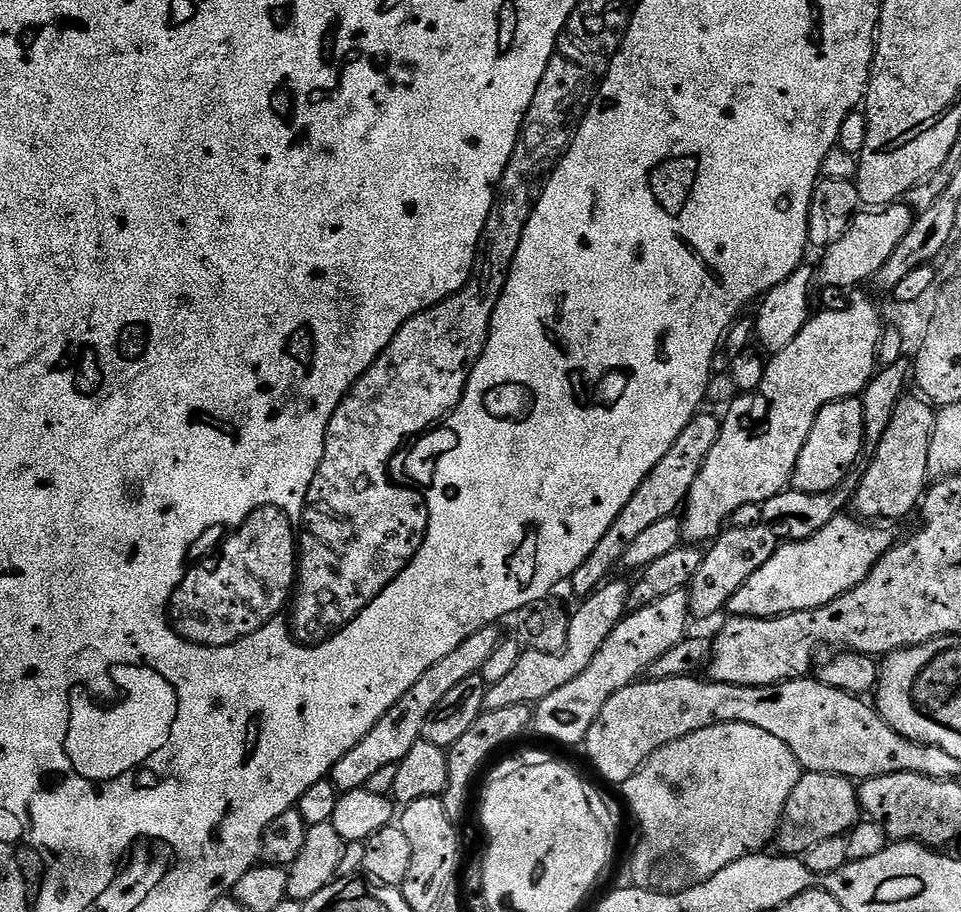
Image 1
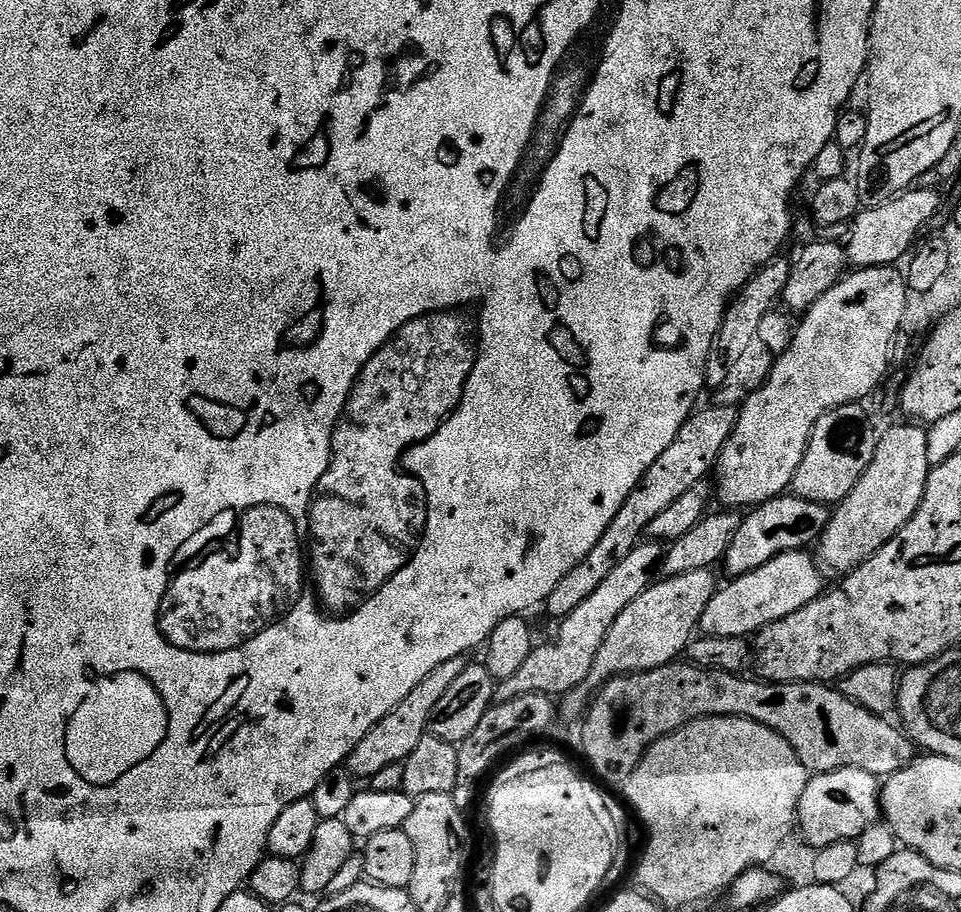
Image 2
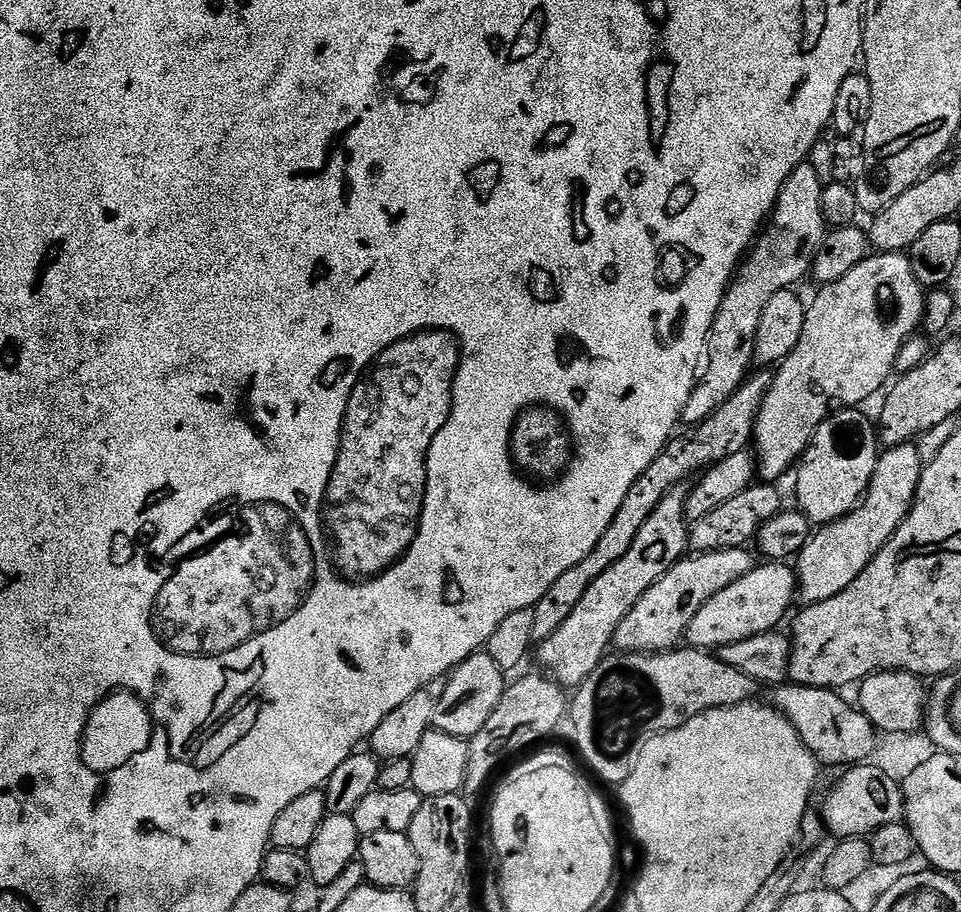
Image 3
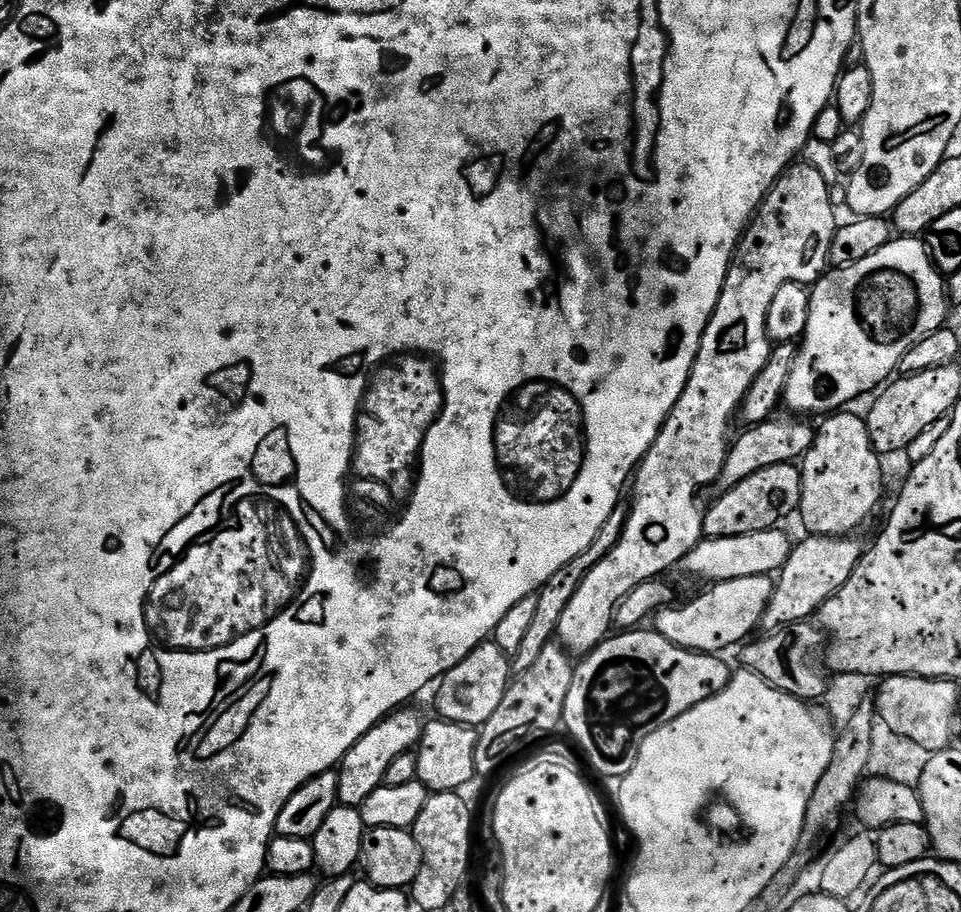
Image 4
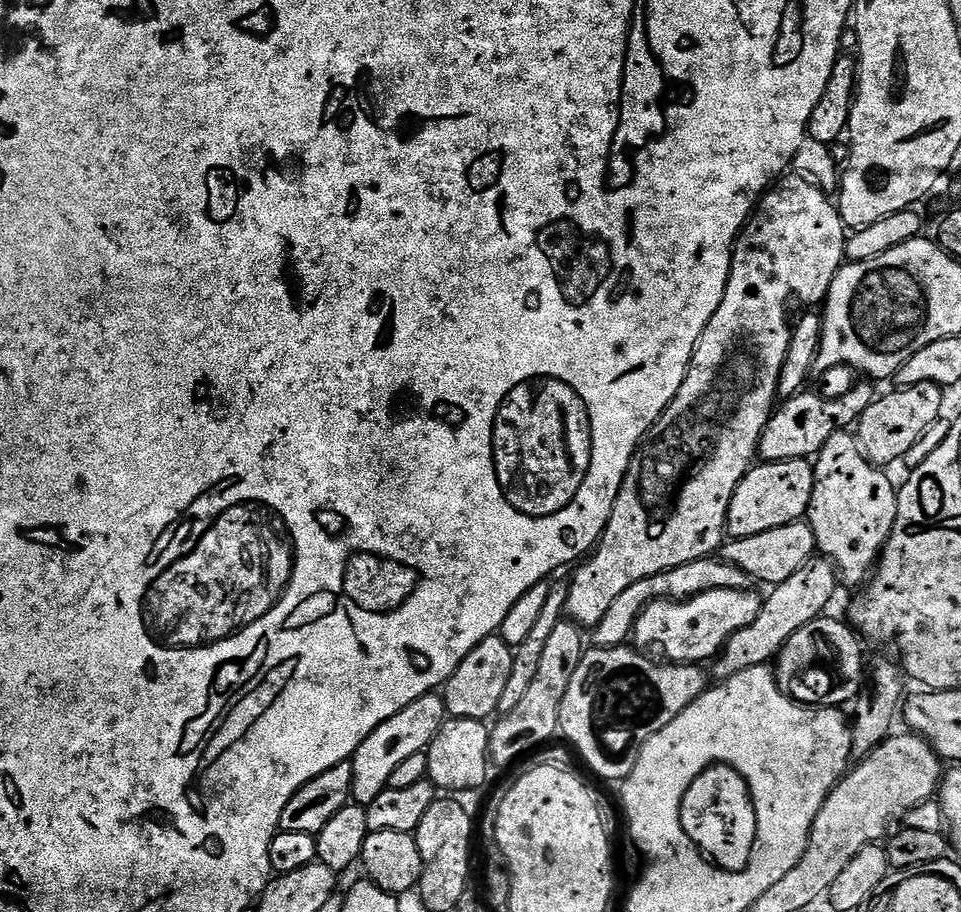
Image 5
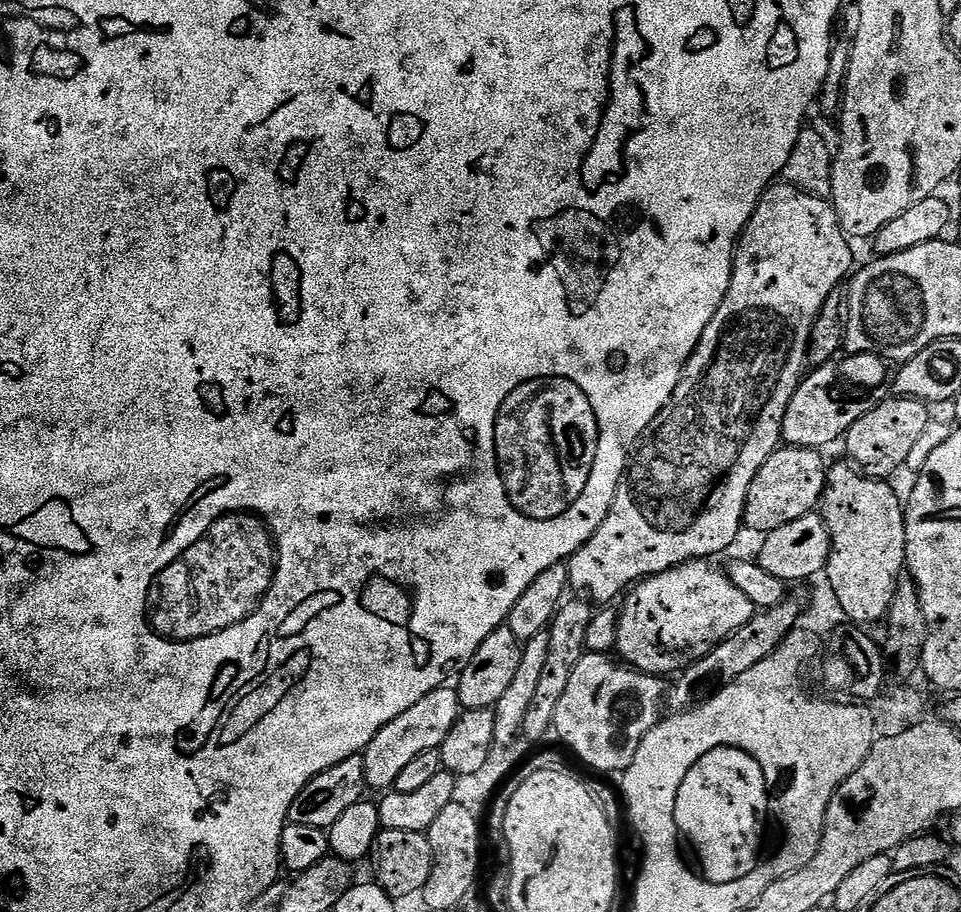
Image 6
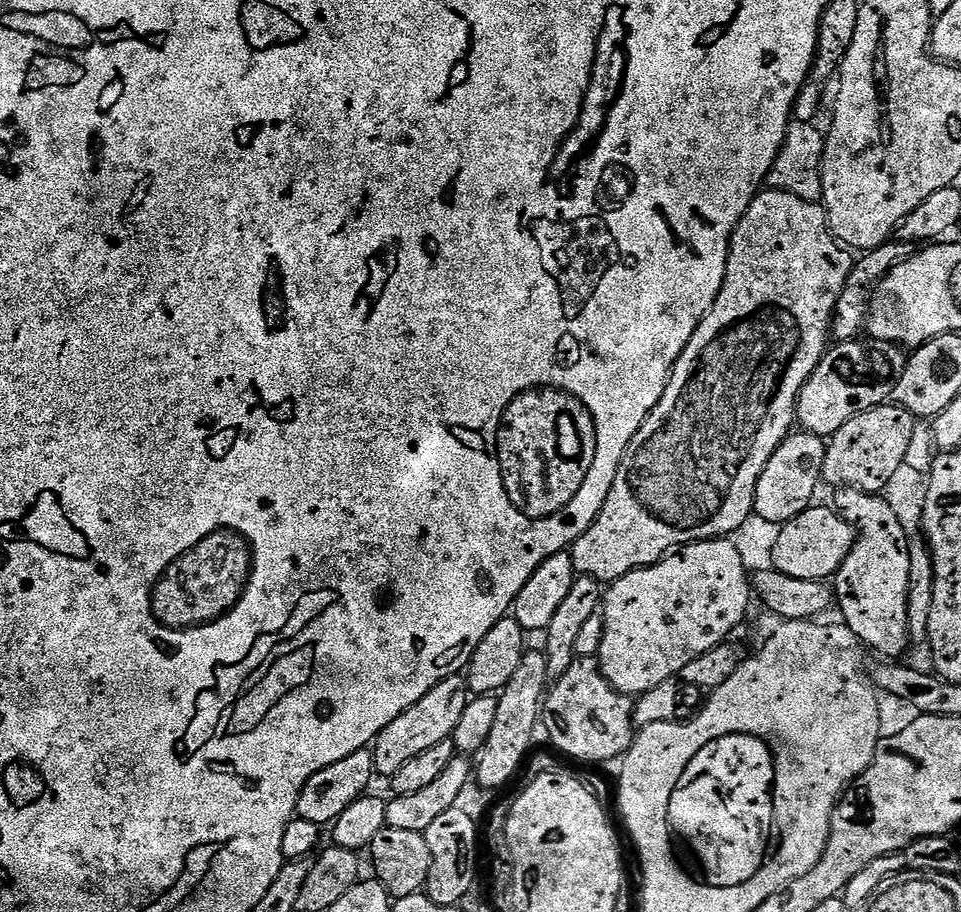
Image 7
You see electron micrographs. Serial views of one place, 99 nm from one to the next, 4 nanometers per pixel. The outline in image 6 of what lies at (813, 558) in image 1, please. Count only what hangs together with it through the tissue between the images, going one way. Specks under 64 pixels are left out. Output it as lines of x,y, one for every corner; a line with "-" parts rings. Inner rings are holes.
690,560
639,581
623,597
624,605
618,608
614,652
627,667
661,678
679,674
757,615
758,609
730,582
727,573
715,572
710,565
708,560

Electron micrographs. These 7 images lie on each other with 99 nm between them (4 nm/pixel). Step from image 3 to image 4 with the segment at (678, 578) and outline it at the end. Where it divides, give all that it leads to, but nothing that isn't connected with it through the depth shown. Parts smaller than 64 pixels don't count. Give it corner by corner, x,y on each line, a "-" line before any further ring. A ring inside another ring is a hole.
779,527
771,528
758,534
746,534
738,538
701,539
700,545
682,558
679,571
693,576
696,580
705,580
705,585
730,582
734,578
754,578
755,576
772,576
779,573
792,554
794,540

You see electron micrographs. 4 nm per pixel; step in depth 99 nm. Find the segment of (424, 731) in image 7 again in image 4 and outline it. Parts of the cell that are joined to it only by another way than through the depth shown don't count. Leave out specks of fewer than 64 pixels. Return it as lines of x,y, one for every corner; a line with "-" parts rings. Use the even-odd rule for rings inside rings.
397,710
384,717
374,725
364,737
358,741
344,756
338,765
338,801
346,808
359,808
384,783
386,770
390,770
390,762
404,752
411,752
419,745
425,721
420,720
416,712

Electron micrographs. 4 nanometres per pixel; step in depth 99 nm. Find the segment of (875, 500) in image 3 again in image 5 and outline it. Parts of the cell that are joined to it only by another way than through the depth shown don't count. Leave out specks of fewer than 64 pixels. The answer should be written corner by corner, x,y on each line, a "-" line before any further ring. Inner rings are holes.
813,558
802,566
802,570
798,570
798,574
790,574
786,582
775,585
769,591
772,593
763,597
758,618
754,618
750,626
738,630
724,643
718,659
711,665
713,674
717,676
715,679
723,682
742,670
775,661
790,634
802,630
806,622
817,620
829,611
828,603
836,596
836,584
838,572
832,561

